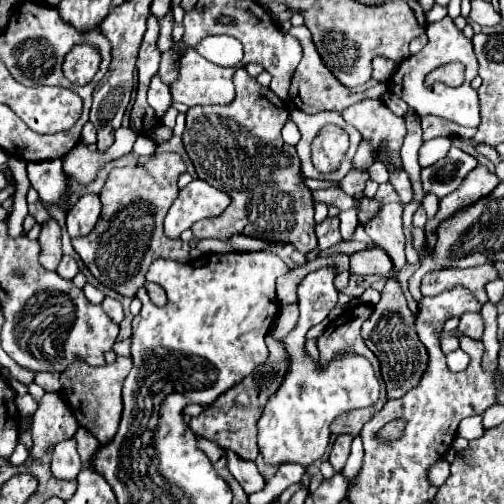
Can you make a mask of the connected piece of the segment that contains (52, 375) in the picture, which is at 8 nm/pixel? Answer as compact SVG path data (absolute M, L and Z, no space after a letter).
M40 372L36 375L36 383L44 391L62 391L62 383L60 383L58 372Z

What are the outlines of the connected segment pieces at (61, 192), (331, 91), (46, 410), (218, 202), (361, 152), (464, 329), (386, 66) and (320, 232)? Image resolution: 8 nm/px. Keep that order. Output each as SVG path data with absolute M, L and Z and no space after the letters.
M61 159L28 162L26 170L31 186L38 192L39 198L56 204L64 213L68 213L66 200L70 192L70 178L62 168Z
M306 25L292 27L292 29L290 29L290 35L294 35L294 37L300 41L302 51L304 51L302 61L300 61L300 65L298 65L296 71L294 71L292 87L290 87L290 99L292 99L292 103L294 103L300 111L304 111L304 113L318 113L318 111L338 111L338 113L342 113L344 109L348 109L350 105L354 105L354 103L358 103L358 101L362 101L362 99L366 99L366 97L382 97L382 95L386 93L388 87L386 87L384 83L380 83L376 89L358 93L358 91L352 91L352 89L344 87L340 81L336 81L334 75L322 65L322 59L320 59L318 51L316 51L316 47L314 47L314 43L312 43L312 35L310 35L310 31L306 29Z
M46 393L40 401L38 411L32 417L30 433L34 437L34 455L40 457L46 447L52 447L64 439L70 439L78 429L74 415L62 397L56 393Z
M194 179L180 191L180 197L172 203L164 219L164 233L170 239L178 239L180 233L190 229L196 221L216 217L228 205L230 205L228 195L214 189L206 181Z
M362 141L360 147L358 147L358 151L356 151L356 155L354 155L354 159L352 159L352 169L366 171L372 163L374 163L374 159L372 159L372 155L370 155L370 147Z
M464 313L460 317L460 325L458 325L458 331L470 339L482 339L482 333L484 333L484 321L480 317L480 313Z
M376 57L372 61L372 67L374 67L372 79L376 79L376 81L388 81L394 75L394 71L398 69L398 63L392 61L392 59L386 59L386 57Z
M328 217L322 223L316 225L316 235L318 235L318 249L328 249L332 245L336 245L338 241L342 241L340 237L340 219L338 217Z

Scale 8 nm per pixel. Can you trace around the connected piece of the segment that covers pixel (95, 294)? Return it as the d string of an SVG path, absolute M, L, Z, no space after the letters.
M86 283L86 285L82 287L82 291L84 291L84 295L86 295L86 299L88 299L90 303L94 303L94 305L98 305L98 303L102 303L102 299L104 299L104 293L102 293L100 289L96 289L94 285L90 285L90 283Z

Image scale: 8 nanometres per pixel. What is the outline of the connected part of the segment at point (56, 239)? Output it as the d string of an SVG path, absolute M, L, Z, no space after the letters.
M50 219L42 223L42 231L38 237L40 243L40 265L44 265L48 271L56 271L60 259L62 259L62 247L60 247L60 227L56 219Z

